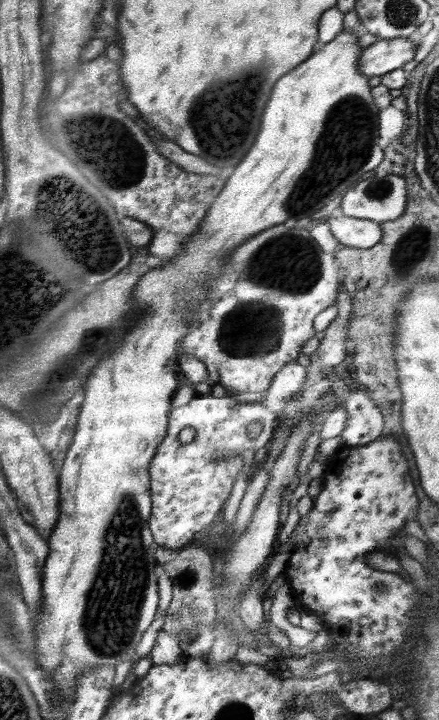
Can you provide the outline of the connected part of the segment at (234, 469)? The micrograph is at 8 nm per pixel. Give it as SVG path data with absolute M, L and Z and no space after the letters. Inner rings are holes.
M196 394L187 404L172 408L166 436L156 448L156 454L149 468L151 515L148 524L155 546L170 549L183 548L195 534L198 534L210 522L214 522L216 515L223 510L225 501L231 494L234 481L241 472L242 462L244 462L241 453L250 448L259 449L269 445L273 439L274 430L278 426L278 419L278 416L260 402L243 403L236 398L214 398L212 394ZM250 424L262 426L260 434L256 434L254 438L248 436ZM186 427L195 430L194 439L188 444L177 442L178 433Z

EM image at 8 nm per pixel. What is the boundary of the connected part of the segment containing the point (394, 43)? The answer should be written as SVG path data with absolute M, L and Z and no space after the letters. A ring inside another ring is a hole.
M413 35L406 38L393 38L390 40L378 39L372 45L362 49L358 57L358 70L370 79L372 76L382 76L388 72L402 67L416 54L416 40Z

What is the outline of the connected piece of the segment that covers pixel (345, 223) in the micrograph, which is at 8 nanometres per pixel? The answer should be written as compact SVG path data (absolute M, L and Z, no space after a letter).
M328 217L331 233L344 246L356 249L370 248L382 240L381 223L364 218Z

